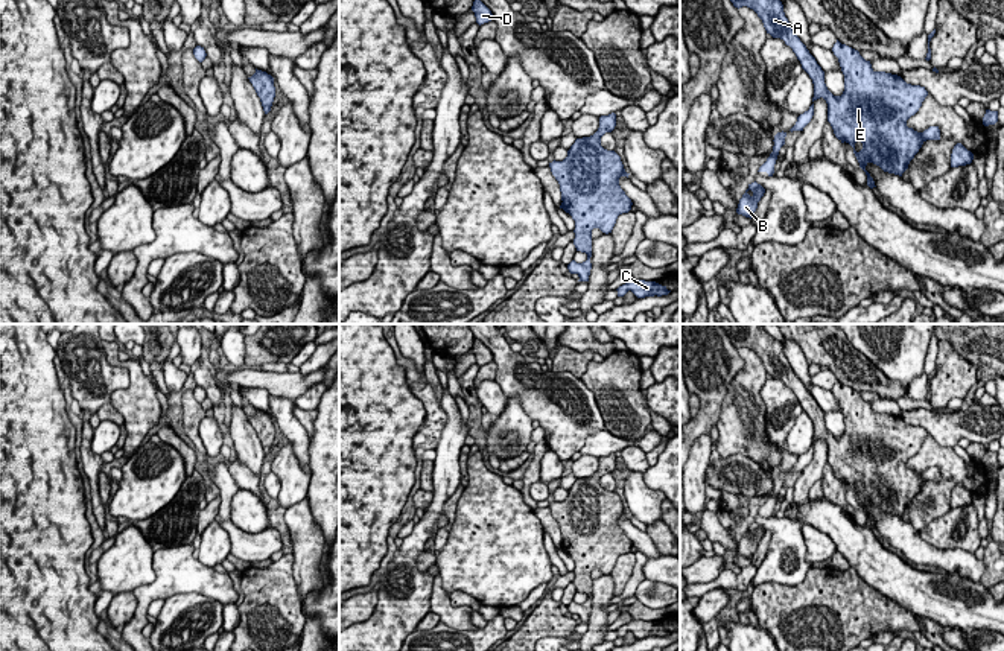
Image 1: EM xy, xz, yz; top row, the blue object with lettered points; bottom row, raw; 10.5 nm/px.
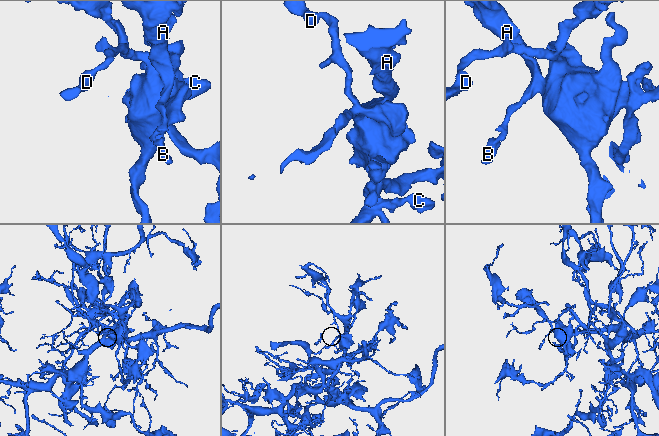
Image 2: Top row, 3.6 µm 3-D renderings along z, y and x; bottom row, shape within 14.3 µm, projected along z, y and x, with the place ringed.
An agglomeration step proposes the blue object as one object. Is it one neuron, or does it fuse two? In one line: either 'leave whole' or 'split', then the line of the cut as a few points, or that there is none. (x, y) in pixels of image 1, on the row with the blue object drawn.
leave whole | no cut

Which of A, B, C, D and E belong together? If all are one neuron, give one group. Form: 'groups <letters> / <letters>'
groups A B C D E

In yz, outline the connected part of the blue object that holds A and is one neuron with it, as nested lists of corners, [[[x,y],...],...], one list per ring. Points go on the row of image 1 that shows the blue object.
[[[730,0],[735,8],[747,6],[753,9],[762,20],[767,33],[773,38],[780,38],[793,49],[802,68],[809,75],[814,84],[812,102],[823,97],[828,103],[828,122],[831,123],[835,137],[841,143],[849,143],[859,163],[859,167],[867,175],[867,186],[876,187],[873,178],[866,170],[869,163],[879,166],[884,172],[902,176],[908,169],[910,161],[919,152],[926,140],[940,140],[939,126],[929,126],[923,132],[917,132],[907,126],[907,120],[914,116],[922,102],[928,96],[925,87],[907,84],[901,76],[875,71],[870,61],[866,61],[858,50],[841,44],[838,40],[832,47],[838,58],[841,71],[844,75],[844,91],[841,96],[834,96],[824,84],[824,71],[809,53],[806,46],[794,33],[788,18],[783,12],[780,0]]]

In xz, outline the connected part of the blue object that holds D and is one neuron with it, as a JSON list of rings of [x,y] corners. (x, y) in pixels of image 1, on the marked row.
[[[481,0],[473,2],[472,11],[479,26],[493,20],[491,11]]]

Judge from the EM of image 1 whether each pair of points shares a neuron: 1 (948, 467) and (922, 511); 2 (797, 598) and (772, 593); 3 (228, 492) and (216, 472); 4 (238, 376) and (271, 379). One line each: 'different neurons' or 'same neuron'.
1: same neuron
2: same neuron
3: same neuron
4: same neuron

